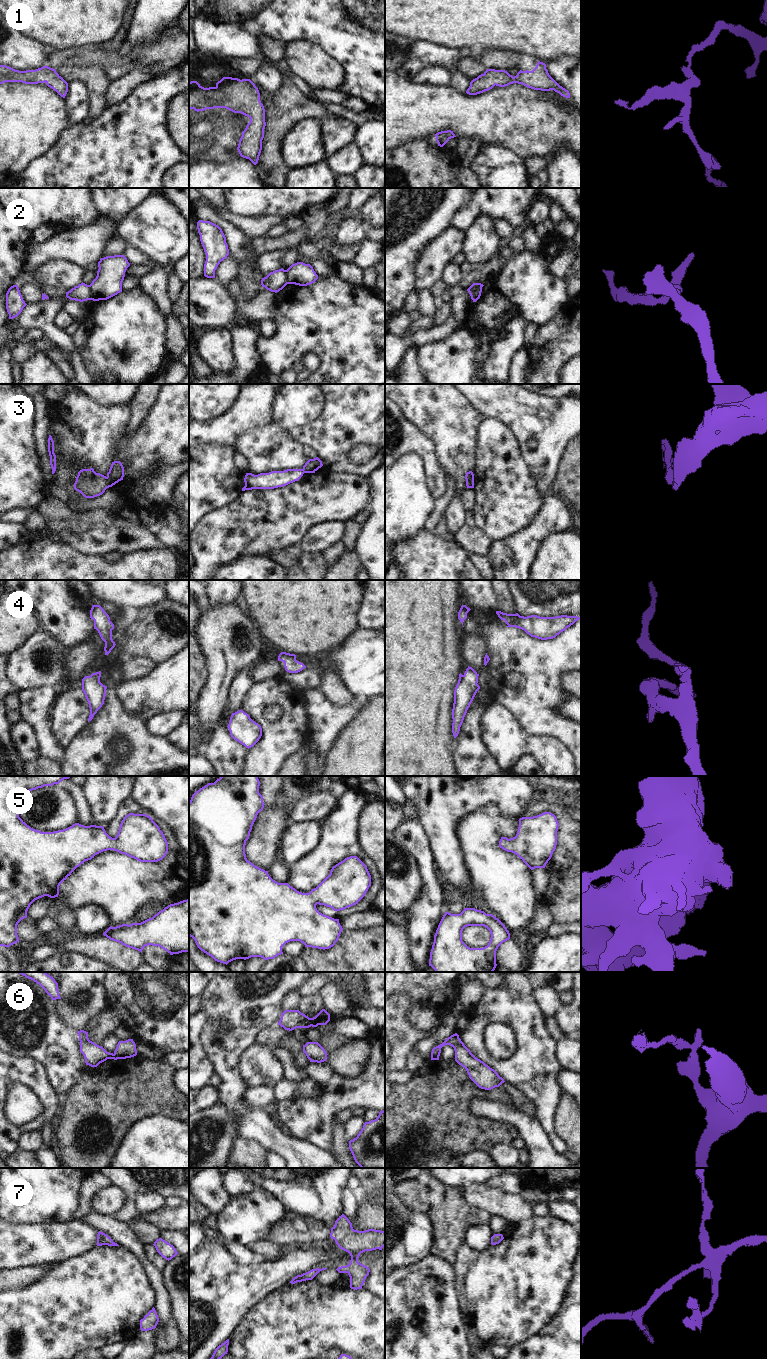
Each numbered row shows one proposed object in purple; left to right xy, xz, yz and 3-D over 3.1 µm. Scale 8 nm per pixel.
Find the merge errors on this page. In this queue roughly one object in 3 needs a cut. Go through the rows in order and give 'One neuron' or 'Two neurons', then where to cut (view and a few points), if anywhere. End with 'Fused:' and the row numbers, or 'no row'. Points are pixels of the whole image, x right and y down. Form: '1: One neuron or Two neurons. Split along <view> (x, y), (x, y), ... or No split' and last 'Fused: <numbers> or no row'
1: One neuron. No split
2: Two neurons. Split along xy (88, 285), (93, 299)
3: Two neurons. Split along xy (106, 477), (109, 486)
4: One neuron. No split
5: One neuron. No split
6: Two neurons. Split along xz (310, 1018), (311, 1025)
7: One neuron. No split
Fused: 2, 3, 6

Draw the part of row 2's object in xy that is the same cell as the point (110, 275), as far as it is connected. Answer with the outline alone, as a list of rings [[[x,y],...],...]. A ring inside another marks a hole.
[[[124,255],[101,258],[97,276],[89,285],[93,301],[107,300],[122,292],[122,282],[129,266]]]

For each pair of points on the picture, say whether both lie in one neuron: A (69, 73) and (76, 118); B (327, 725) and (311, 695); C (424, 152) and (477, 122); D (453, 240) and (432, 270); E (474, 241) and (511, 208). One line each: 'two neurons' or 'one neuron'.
A: two neurons
B: one neuron
C: two neurons
D: one neuron
E: two neurons

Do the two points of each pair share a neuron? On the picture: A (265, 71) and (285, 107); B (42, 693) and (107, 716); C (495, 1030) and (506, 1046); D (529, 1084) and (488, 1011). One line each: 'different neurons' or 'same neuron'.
A: different neurons
B: different neurons
C: same neuron
D: same neuron

